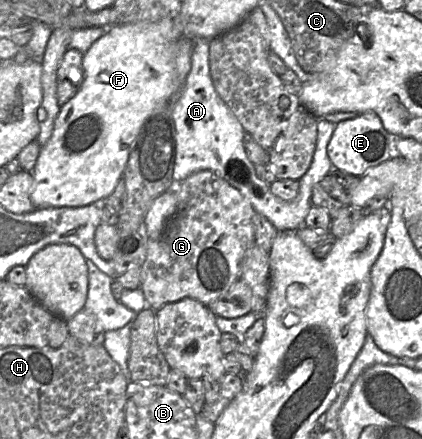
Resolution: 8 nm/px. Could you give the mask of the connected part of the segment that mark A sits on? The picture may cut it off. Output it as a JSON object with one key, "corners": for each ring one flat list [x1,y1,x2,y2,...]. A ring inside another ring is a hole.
{"corners":[[205,38,191,39,191,69,173,107,173,120,176,133,176,153,173,170,173,183,179,184,190,175,210,170,235,187,251,203,256,211,266,217,280,231,296,231,304,226,304,221,312,207,312,190,315,184,335,169,327,155,327,145,336,124,359,115,356,112,334,112,317,117,317,141,312,162,306,173,299,179,296,197,284,201,275,196,270,185,256,175,255,165,248,159,244,148,245,130,223,99,217,93,210,73,209,42]]}

